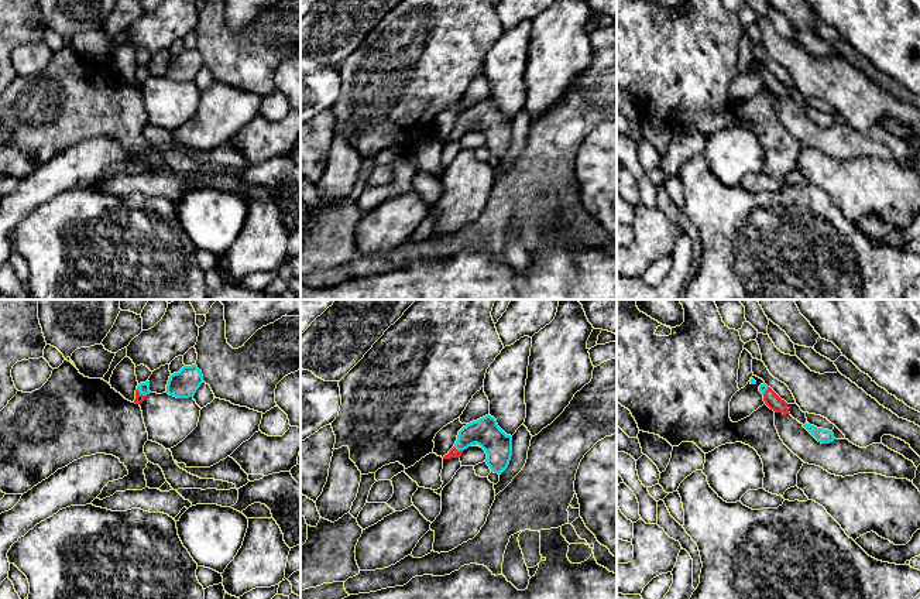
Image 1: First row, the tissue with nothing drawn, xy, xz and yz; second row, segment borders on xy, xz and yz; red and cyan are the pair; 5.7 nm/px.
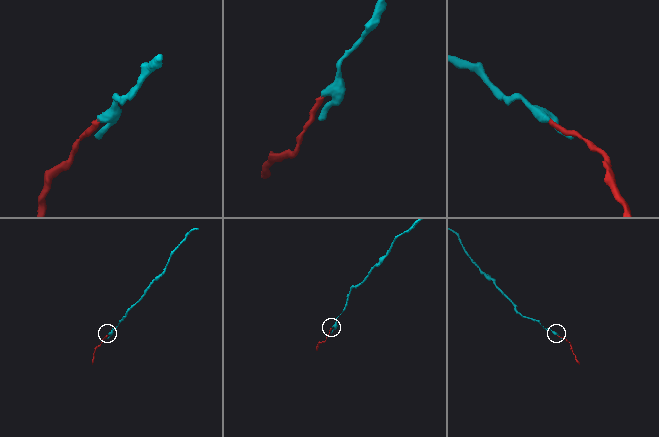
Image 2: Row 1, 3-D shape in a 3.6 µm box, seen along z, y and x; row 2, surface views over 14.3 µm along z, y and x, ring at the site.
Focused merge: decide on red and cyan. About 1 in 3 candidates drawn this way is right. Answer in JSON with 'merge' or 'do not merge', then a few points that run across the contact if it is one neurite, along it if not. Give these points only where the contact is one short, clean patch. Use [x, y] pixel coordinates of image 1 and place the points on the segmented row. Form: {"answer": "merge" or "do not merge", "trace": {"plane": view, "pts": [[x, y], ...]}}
{"answer": "merge", "trace": {"plane": "xz", "pts": [[453, 452], [456, 449], [473, 433], [486, 433]]}}

